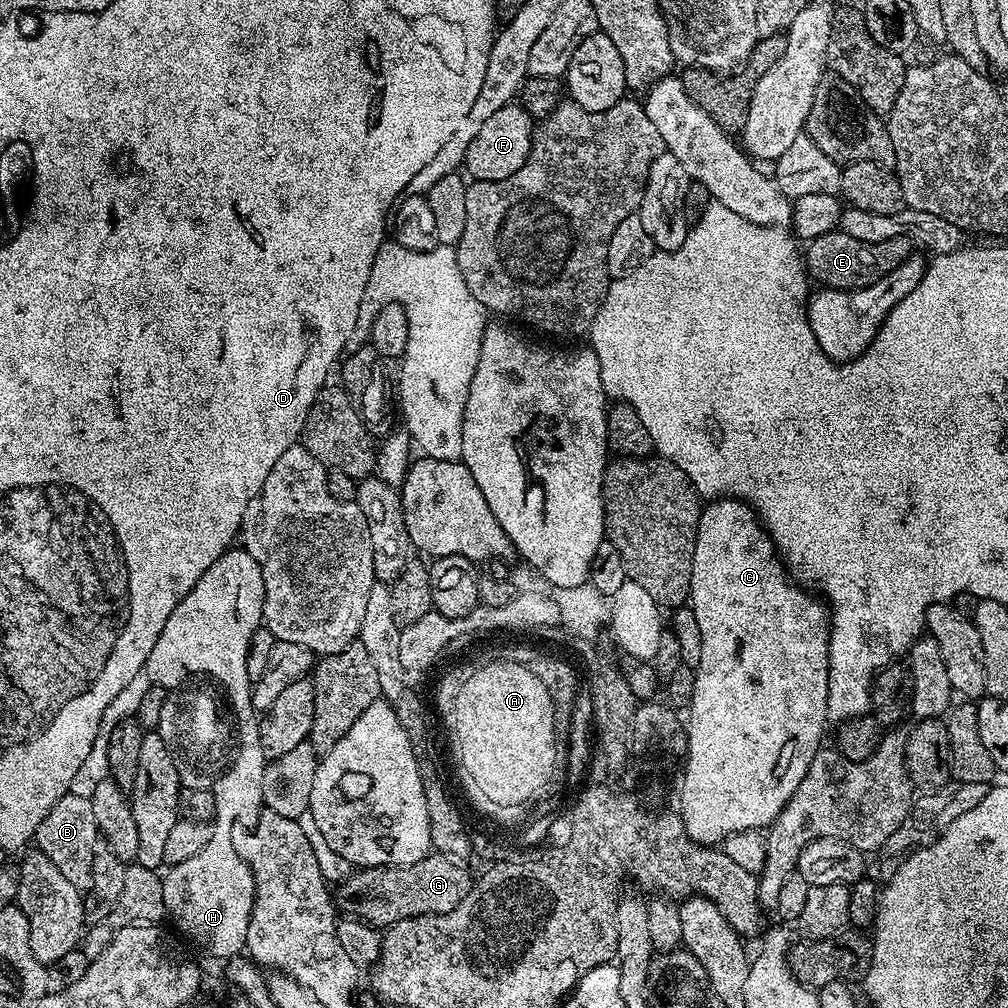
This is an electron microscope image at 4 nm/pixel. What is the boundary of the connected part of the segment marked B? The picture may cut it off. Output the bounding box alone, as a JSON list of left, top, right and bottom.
[34,792,101,894]

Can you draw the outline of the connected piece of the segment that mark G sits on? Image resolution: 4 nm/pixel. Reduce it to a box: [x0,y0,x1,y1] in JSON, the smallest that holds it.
[338,854,474,930]

